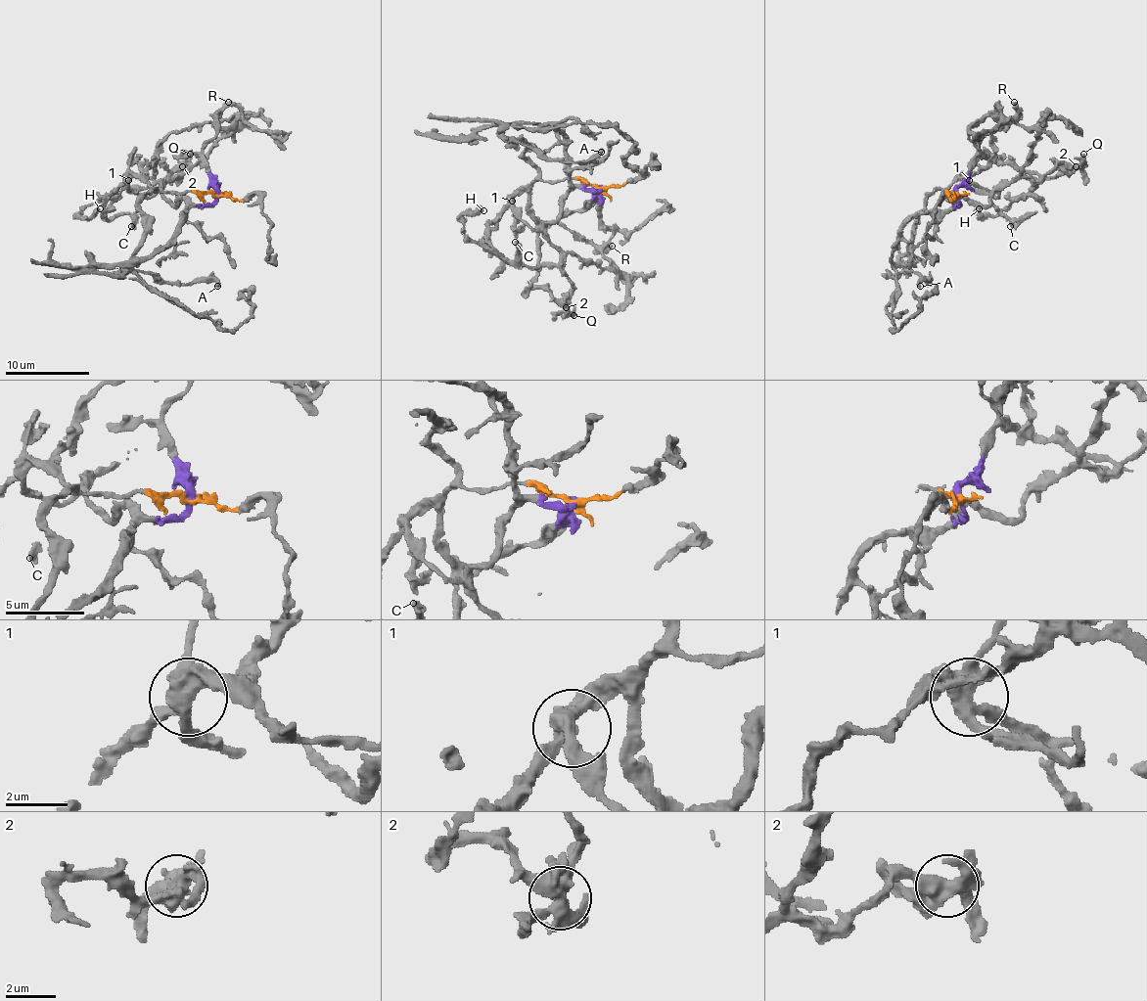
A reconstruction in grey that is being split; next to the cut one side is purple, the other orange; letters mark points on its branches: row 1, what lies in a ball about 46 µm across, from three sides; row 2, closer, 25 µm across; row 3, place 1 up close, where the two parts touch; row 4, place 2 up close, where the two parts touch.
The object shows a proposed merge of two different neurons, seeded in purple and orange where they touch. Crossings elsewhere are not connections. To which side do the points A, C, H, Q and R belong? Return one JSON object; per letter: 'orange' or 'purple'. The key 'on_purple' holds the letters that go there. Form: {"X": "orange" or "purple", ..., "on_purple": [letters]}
{"A": "orange", "C": "orange", "H": "purple", "Q": "orange", "R": "orange", "on_purple": ["H"]}

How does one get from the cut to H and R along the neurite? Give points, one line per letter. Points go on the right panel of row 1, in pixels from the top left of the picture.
H: (955, 194), (955, 206), (961, 198), (986, 204), (997, 187), (1021, 179), (1035, 187), (995, 214), (978, 208)
R: (955, 196), (946, 192), (957, 181), (981, 170), (992, 154), (990, 132), (1012, 121), (1016, 113), (1014, 103)

